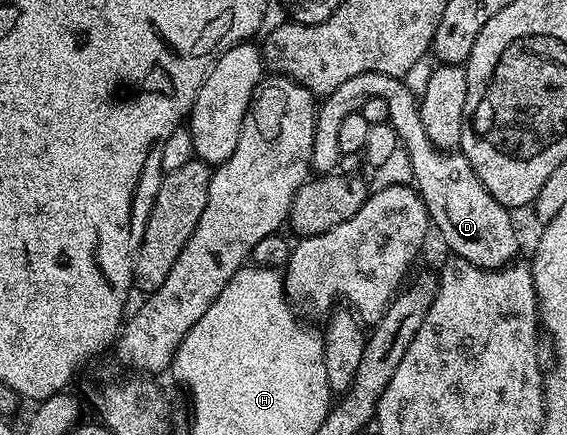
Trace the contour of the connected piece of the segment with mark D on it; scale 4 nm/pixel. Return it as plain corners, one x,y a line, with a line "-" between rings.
381,78
376,81
375,95
383,98
389,103
388,123
392,124
397,132
397,139
400,147
409,155
409,164
413,167
415,187
421,194
421,201
425,203
425,208
429,211
429,218
432,227
441,235
443,243
449,247
448,251
459,258
467,258
480,268
496,268
498,270
514,263
518,259
517,251
521,244
517,241
517,228
513,225
510,209
503,207
491,194
487,194
487,186
479,182
471,162
461,155
457,150
442,150
435,147
431,138
427,136
427,130
423,130
423,118
421,117
421,106
418,97
413,96
408,90
404,79
401,78

